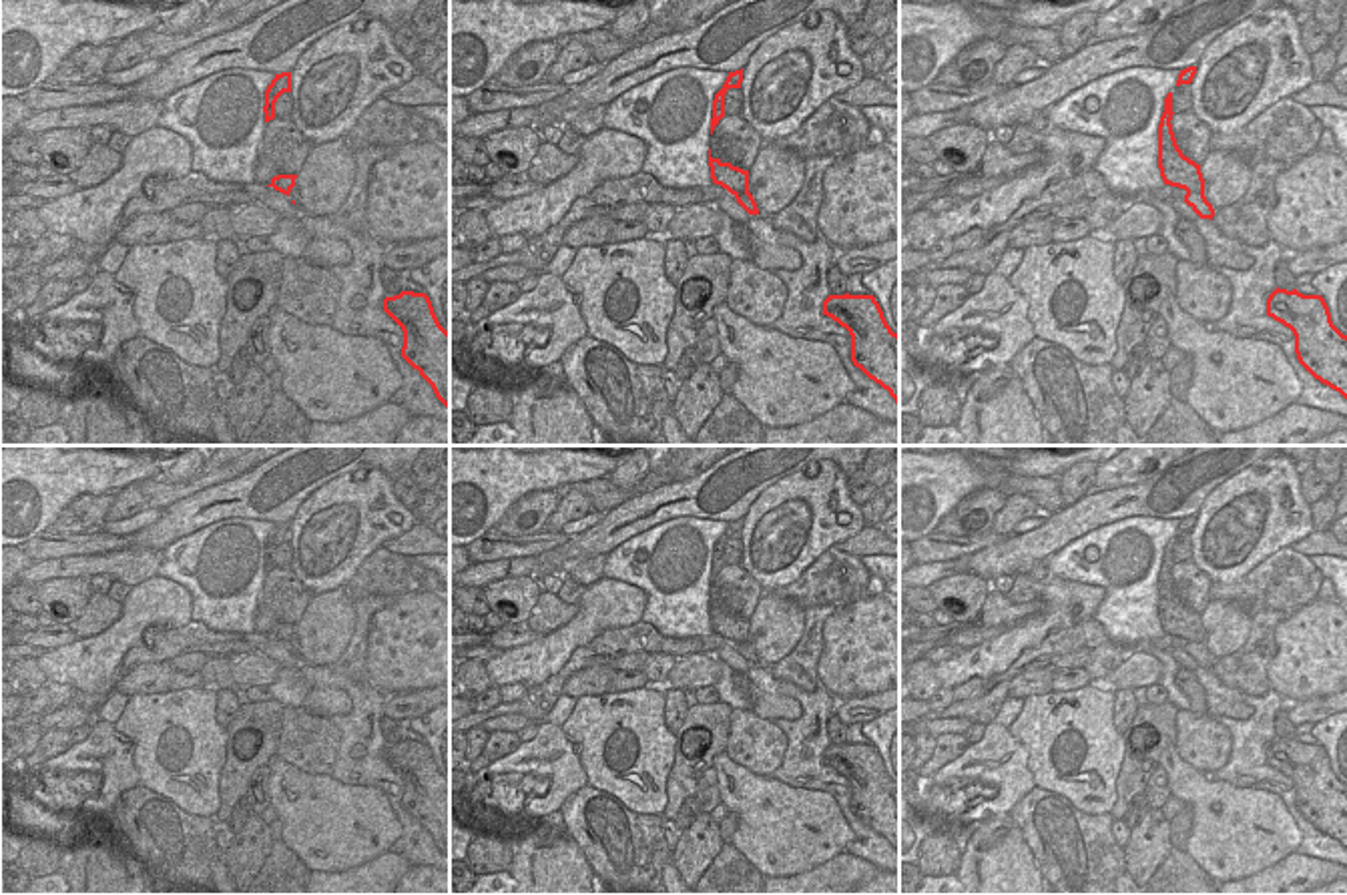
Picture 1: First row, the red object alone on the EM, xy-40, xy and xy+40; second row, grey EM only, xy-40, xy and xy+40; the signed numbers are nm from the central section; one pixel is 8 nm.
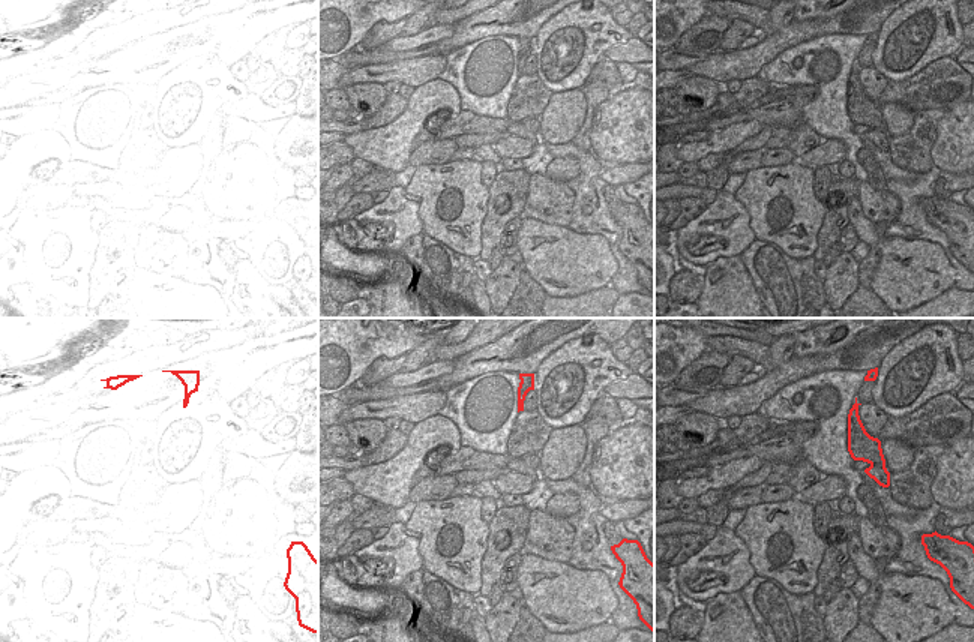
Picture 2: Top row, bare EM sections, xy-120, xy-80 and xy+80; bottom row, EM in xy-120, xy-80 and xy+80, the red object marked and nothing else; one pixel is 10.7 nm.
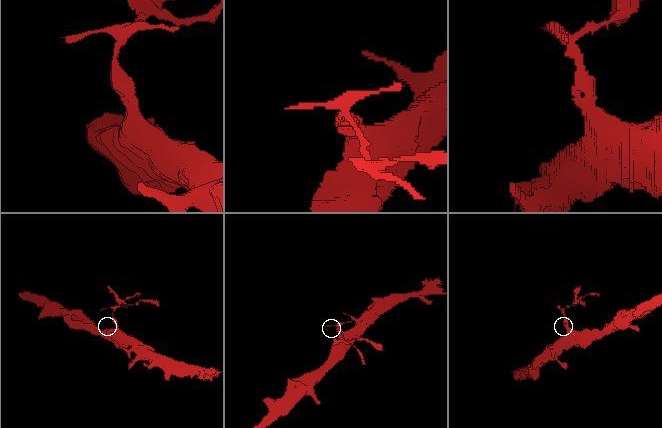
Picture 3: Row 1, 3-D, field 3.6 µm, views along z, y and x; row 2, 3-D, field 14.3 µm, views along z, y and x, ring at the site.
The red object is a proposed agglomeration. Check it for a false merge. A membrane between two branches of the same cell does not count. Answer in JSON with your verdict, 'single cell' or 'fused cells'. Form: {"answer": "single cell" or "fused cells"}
{"answer": "single cell"}

